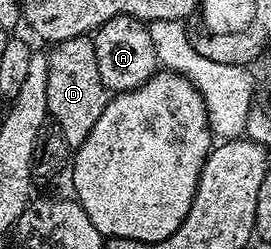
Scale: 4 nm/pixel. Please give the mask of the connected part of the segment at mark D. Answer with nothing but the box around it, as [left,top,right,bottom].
[48,35,108,149]

